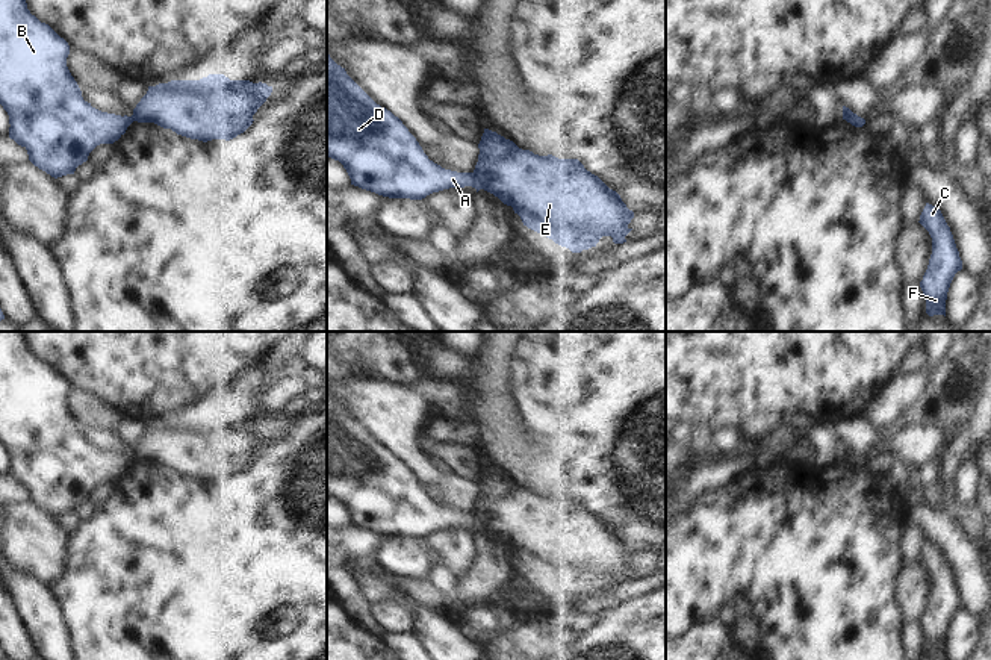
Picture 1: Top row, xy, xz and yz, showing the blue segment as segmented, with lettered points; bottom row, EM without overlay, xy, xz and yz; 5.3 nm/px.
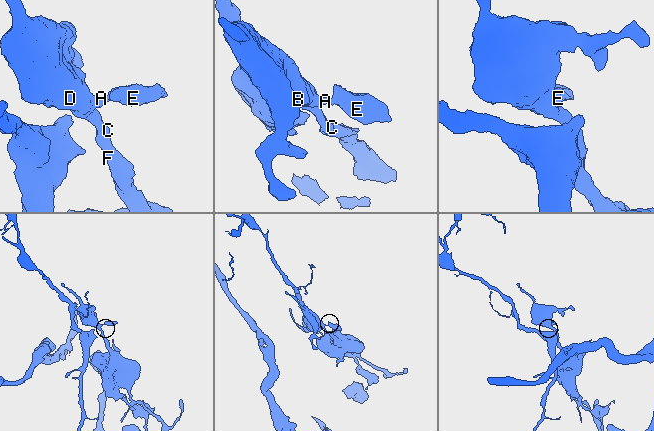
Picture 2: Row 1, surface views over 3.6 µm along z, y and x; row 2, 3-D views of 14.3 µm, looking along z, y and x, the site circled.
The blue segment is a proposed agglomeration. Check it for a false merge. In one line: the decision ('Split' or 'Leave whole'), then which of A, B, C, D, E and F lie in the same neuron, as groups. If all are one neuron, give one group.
Split. Groups: A B C D F / E.

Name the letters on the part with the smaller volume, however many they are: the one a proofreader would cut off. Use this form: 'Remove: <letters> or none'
Remove: E

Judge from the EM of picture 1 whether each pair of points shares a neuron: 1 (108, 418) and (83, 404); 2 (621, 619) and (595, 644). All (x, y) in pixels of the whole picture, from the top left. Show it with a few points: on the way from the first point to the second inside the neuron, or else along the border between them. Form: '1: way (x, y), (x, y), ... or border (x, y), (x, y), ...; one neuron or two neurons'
1: way (102, 417), (90, 410); one neuron
2: way (615, 625), (601, 639); one neuron

